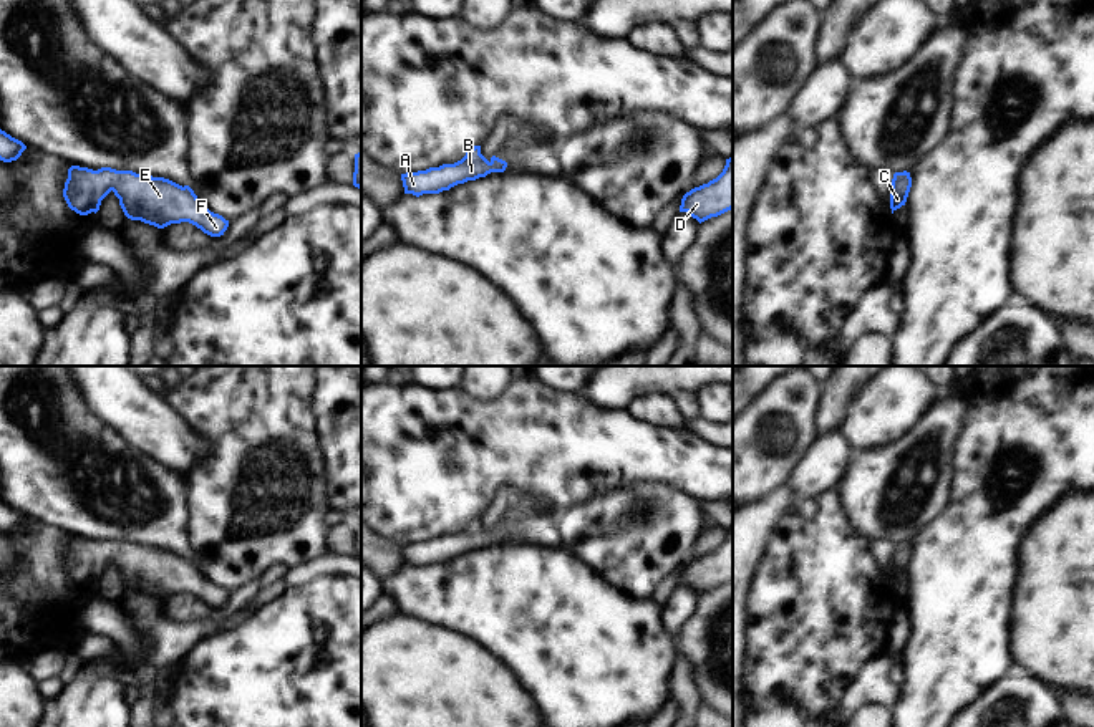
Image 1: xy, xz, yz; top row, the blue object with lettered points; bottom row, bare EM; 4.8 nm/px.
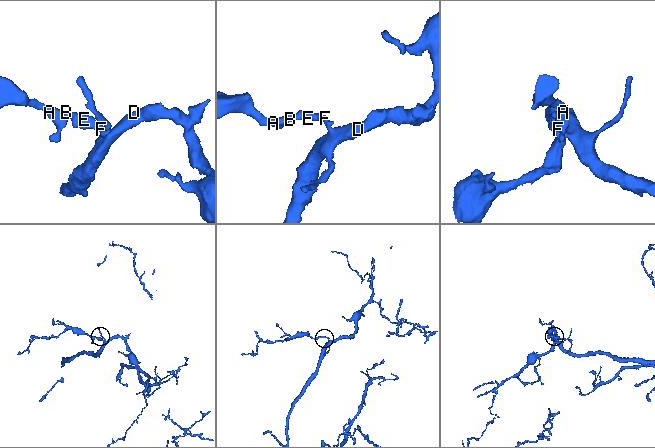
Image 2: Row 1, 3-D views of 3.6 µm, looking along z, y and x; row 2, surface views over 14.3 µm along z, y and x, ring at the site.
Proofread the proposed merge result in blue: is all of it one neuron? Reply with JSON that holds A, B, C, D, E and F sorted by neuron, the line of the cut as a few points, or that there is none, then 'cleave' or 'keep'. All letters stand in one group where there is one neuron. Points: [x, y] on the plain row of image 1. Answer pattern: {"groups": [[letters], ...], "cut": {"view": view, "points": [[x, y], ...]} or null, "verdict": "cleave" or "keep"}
{"groups": [["A", "B", "C", "D", "E", "F"]], "cut": null, "verdict": "keep"}

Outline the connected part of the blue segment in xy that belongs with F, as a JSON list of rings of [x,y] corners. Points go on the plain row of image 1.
[[[71,537],[63,568],[71,581],[88,586],[99,581],[101,571],[111,561],[128,590],[157,599],[189,593],[211,608],[220,608],[229,598],[229,591],[206,580],[189,556],[133,542]]]

